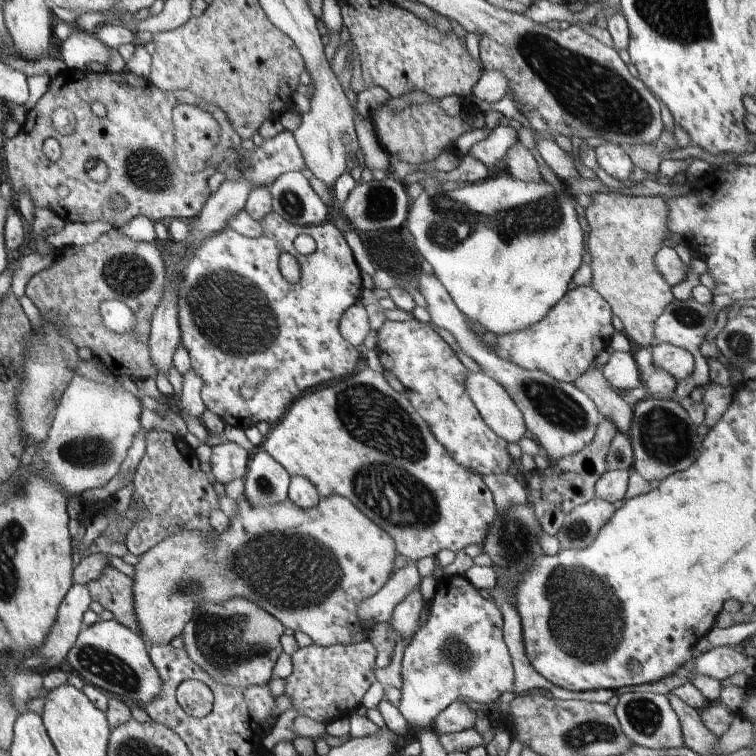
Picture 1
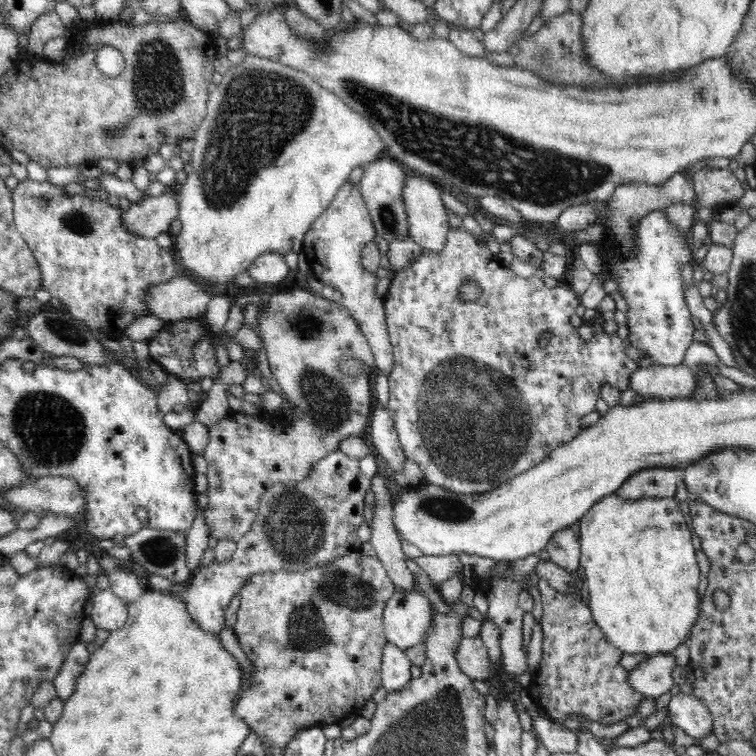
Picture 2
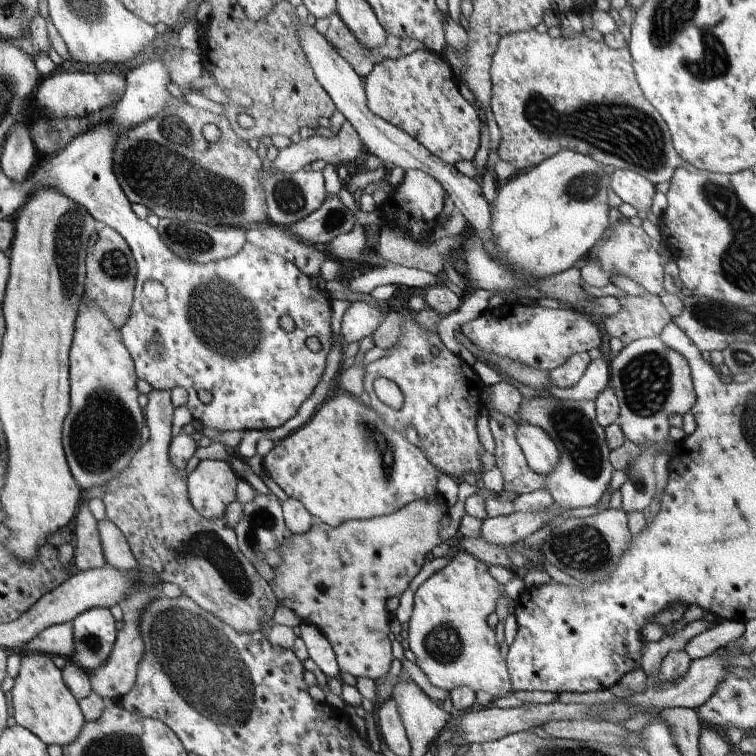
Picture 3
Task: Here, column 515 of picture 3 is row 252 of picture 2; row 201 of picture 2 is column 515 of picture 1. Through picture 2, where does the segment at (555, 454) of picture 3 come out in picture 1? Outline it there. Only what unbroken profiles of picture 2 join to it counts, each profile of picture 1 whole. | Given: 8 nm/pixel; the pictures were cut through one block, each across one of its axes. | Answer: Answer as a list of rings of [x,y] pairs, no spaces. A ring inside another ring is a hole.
[[[467,372],[465,392],[481,414],[483,422],[505,442],[519,442],[529,436],[519,406],[493,378],[483,372]]]

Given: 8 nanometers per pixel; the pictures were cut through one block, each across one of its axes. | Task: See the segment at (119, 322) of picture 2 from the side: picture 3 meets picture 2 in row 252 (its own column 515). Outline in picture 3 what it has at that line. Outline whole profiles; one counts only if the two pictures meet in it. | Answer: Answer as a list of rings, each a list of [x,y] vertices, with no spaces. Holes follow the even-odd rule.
[[[535,30],[505,34],[491,62],[491,100],[489,108],[493,120],[499,126],[499,158],[519,170],[519,174],[539,166],[543,160],[559,154],[561,150],[573,150],[583,156],[591,156],[599,164],[611,164],[645,176],[653,186],[669,182],[675,170],[683,164],[683,158],[673,148],[671,132],[661,114],[645,100],[635,70],[631,66],[631,54],[627,48],[613,50],[603,42],[591,42],[581,34],[571,38],[551,38]]]

